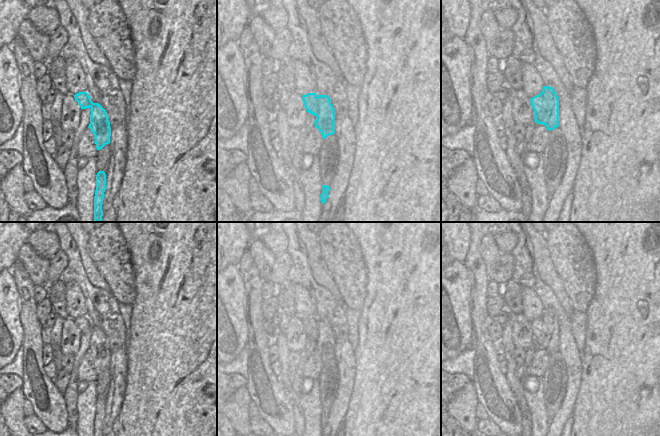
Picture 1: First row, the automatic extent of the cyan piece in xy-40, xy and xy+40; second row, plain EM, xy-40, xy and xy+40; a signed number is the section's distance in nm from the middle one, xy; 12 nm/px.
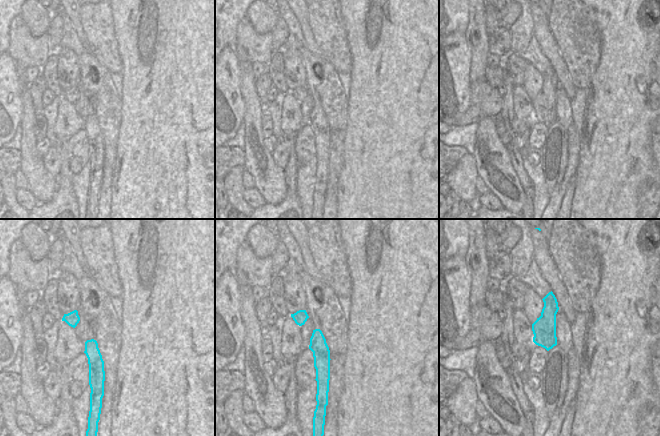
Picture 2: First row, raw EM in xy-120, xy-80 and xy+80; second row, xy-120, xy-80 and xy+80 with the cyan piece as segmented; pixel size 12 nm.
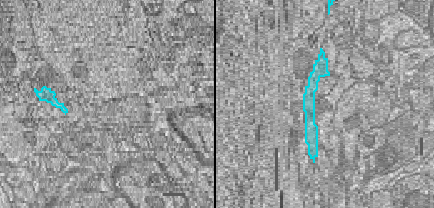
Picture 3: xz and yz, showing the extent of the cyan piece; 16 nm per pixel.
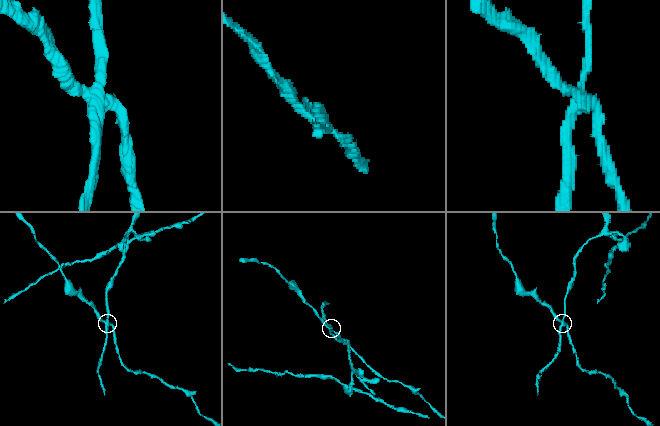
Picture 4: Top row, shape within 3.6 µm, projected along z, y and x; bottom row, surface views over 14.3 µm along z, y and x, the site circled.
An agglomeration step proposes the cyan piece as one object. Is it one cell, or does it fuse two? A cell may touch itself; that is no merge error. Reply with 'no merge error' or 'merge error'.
merge error

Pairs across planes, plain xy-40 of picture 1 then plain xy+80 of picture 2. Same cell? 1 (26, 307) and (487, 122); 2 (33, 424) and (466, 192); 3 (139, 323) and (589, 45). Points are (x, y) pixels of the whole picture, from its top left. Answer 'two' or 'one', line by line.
1: one
2: two
3: two

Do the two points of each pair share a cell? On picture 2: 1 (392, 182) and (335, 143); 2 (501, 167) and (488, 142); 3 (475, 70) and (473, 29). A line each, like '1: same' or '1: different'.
1: different
2: same
3: same

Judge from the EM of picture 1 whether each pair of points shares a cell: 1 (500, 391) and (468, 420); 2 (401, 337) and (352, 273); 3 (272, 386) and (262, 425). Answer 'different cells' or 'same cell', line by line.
1: different cells
2: different cells
3: different cells

